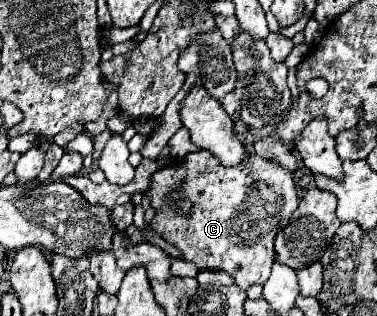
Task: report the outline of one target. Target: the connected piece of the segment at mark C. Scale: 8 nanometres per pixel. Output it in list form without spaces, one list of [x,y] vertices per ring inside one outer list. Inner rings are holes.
[[[199,150],[183,158],[177,158],[177,162],[155,172],[151,188],[157,188],[157,192],[155,190],[147,192],[151,196],[151,206],[155,208],[155,218],[149,224],[149,230],[153,234],[159,234],[165,242],[173,244],[183,254],[185,260],[197,266],[197,270],[227,272],[229,276],[235,278],[235,286],[239,286],[241,290],[247,290],[253,284],[265,284],[265,280],[269,278],[271,266],[275,262],[273,242],[275,242],[277,228],[281,220],[291,216],[291,212],[297,208],[297,202],[299,202],[293,176],[287,170],[255,154],[249,156],[245,166],[225,168],[211,156],[211,152]],[[181,200],[191,202],[189,214],[179,214]]]

